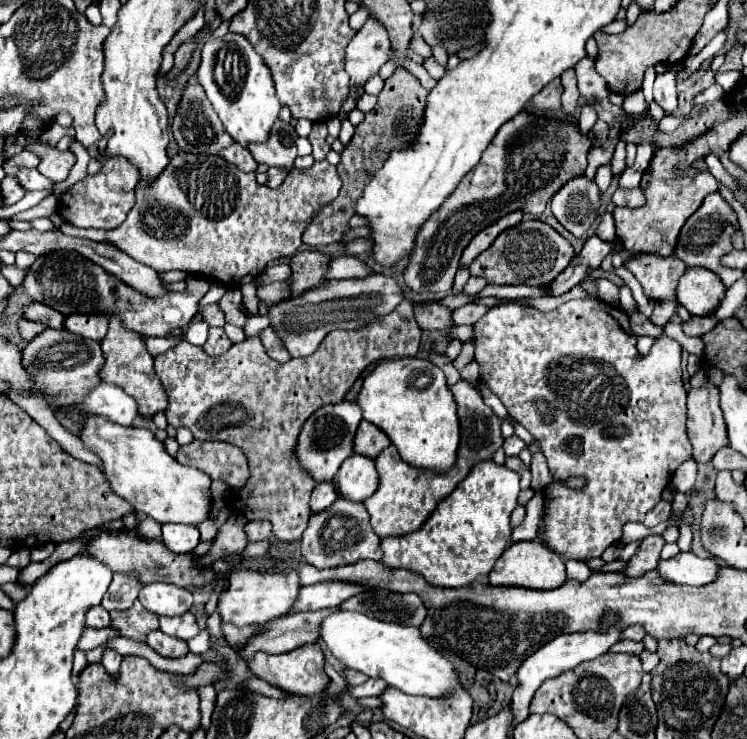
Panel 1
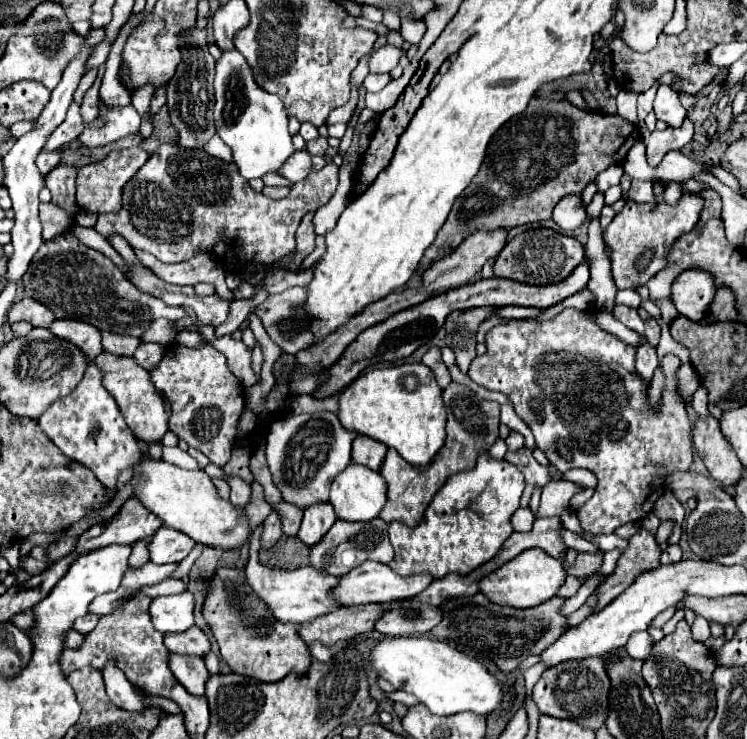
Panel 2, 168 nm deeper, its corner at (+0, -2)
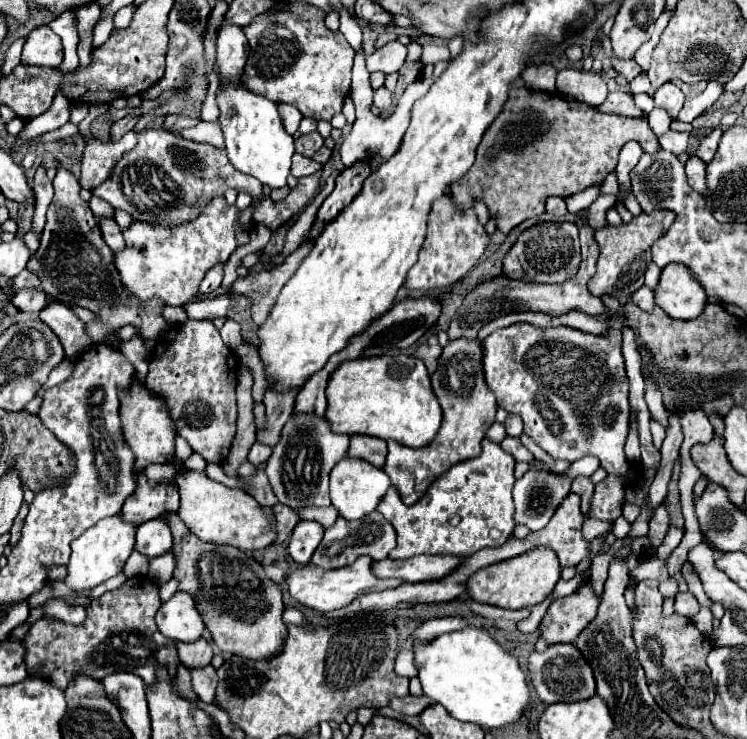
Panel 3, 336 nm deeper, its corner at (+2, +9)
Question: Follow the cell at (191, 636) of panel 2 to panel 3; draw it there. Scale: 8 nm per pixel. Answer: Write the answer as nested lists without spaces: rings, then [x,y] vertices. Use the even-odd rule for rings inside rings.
[[[200,638],[196,644],[180,644],[180,642],[176,642],[176,644],[178,644],[176,648],[178,648],[180,662],[182,662],[186,668],[190,668],[190,670],[208,666],[210,660],[212,660],[212,656],[214,656],[210,644],[208,644],[204,638]]]

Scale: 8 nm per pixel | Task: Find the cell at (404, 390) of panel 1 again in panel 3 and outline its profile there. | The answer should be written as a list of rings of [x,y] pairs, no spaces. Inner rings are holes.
[[[384,354],[342,362],[326,386],[326,420],[336,434],[366,434],[396,440],[410,448],[430,444],[442,422],[442,408],[432,392],[422,360],[406,354]]]

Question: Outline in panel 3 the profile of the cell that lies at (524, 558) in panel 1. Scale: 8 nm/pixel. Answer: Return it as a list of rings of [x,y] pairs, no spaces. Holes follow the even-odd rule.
[[[536,548],[536,552],[526,552],[524,556],[504,560],[482,568],[468,580],[468,596],[476,602],[498,606],[498,608],[530,608],[540,604],[560,580],[560,564],[556,564],[556,554],[548,548]]]

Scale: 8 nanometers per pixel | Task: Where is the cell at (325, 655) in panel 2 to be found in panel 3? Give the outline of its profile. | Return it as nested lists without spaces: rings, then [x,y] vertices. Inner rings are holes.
[[[286,608],[284,614],[282,614],[282,620],[284,620],[286,624],[302,626],[302,624],[304,624],[304,614],[302,614],[298,608]]]

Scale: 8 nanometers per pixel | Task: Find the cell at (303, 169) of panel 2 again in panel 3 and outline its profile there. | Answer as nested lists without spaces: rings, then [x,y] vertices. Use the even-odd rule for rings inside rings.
[[[294,154],[292,156],[292,176],[296,178],[302,178],[302,176],[310,176],[314,172],[318,172],[322,168],[322,164],[318,164],[316,160],[312,158],[304,158],[300,154]]]

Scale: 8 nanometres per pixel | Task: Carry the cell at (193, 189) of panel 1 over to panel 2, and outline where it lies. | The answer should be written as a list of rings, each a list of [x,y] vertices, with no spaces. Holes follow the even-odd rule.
[[[164,143],[148,159],[148,163],[142,165],[138,175],[134,175],[134,179],[126,183],[126,191],[122,193],[124,199],[122,211],[118,215],[100,215],[94,229],[104,239],[110,239],[112,235],[120,235],[128,241],[132,249],[152,253],[162,263],[182,263],[192,259],[198,253],[208,253],[208,251],[212,255],[218,239],[222,237],[226,245],[222,263],[226,263],[226,269],[246,271],[252,265],[254,269],[258,269],[260,265],[272,265],[284,259],[296,249],[294,233],[300,225],[300,219],[308,211],[320,209],[324,203],[328,203],[336,187],[338,187],[338,165],[328,163],[324,169],[312,171],[304,181],[294,183],[288,197],[276,201],[262,193],[256,193],[250,187],[250,183],[238,173],[238,167],[234,167],[234,163],[214,159],[212,155],[206,155],[206,151],[200,149],[180,149],[178,145]]]

